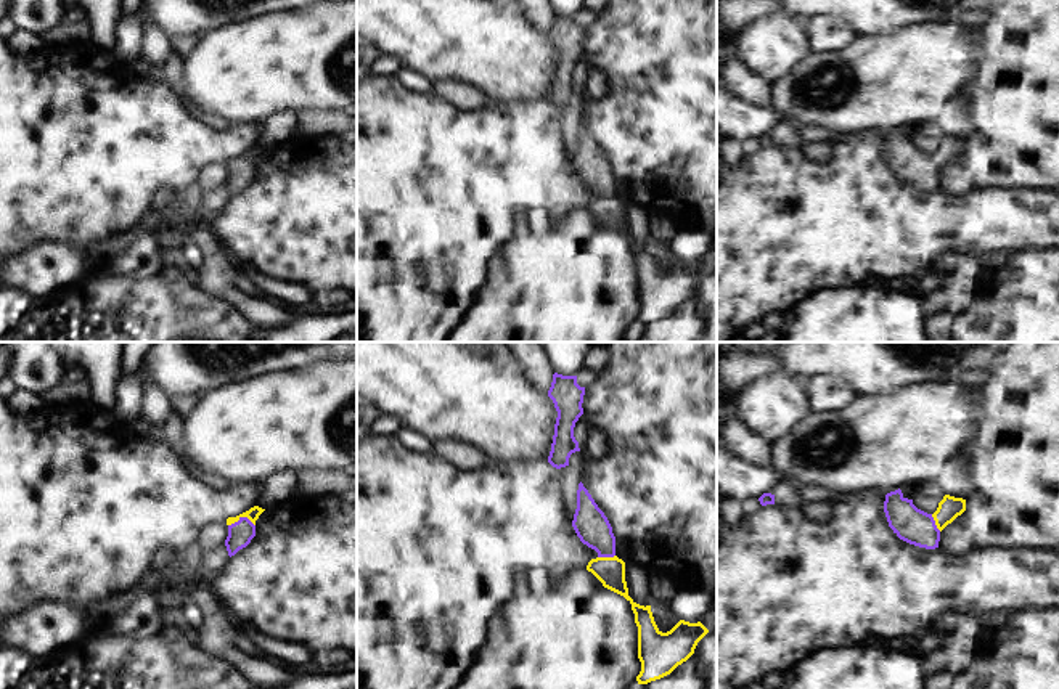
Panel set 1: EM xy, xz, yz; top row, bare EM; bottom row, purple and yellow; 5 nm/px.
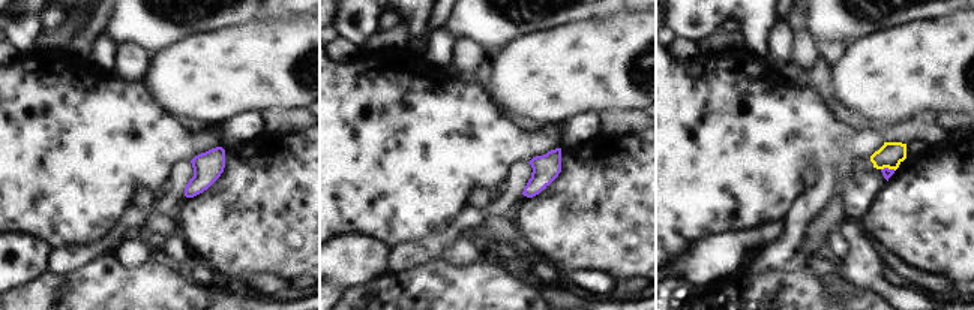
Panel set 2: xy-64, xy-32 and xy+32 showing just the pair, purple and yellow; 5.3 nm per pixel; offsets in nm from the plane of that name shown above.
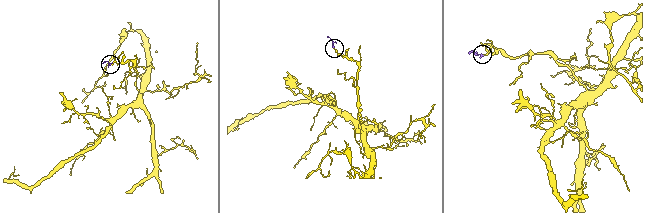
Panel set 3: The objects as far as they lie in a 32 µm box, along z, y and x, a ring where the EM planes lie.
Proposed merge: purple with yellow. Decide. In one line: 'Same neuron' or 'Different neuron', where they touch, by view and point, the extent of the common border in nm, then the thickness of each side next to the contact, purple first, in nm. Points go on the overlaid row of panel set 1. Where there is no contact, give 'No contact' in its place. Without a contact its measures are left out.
Same neuron. Touches purple at xy (241, 517). Shared border 140 nm. Thickness 130 nm (purple) against 70 nm.

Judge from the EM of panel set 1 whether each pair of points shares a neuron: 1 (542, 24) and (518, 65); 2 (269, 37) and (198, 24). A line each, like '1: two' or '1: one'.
1: two
2: two

